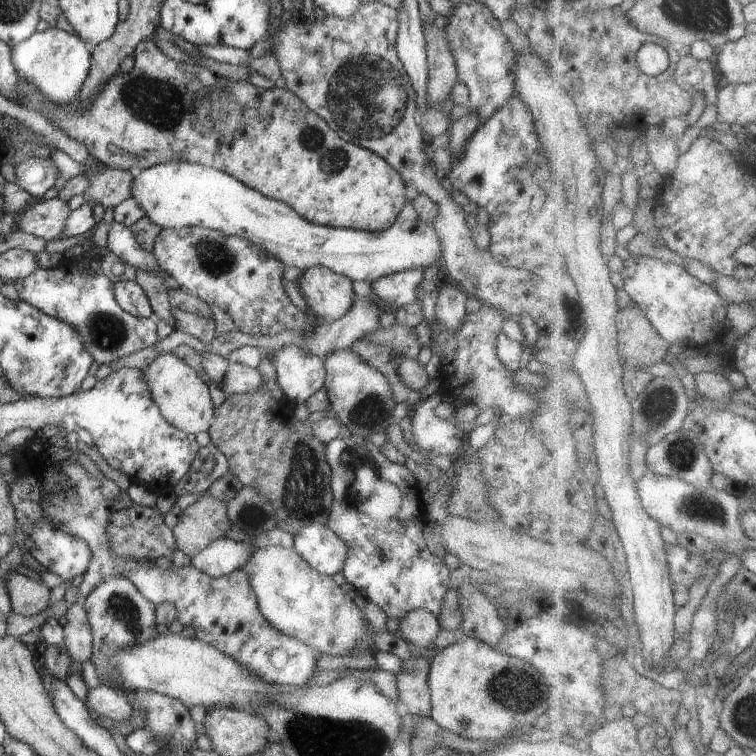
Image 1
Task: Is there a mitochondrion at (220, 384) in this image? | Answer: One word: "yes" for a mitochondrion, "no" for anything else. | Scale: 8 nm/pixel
no

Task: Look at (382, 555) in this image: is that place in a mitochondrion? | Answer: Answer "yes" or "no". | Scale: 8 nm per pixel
no

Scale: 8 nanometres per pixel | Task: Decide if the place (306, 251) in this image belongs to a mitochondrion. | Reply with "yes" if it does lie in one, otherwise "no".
no

